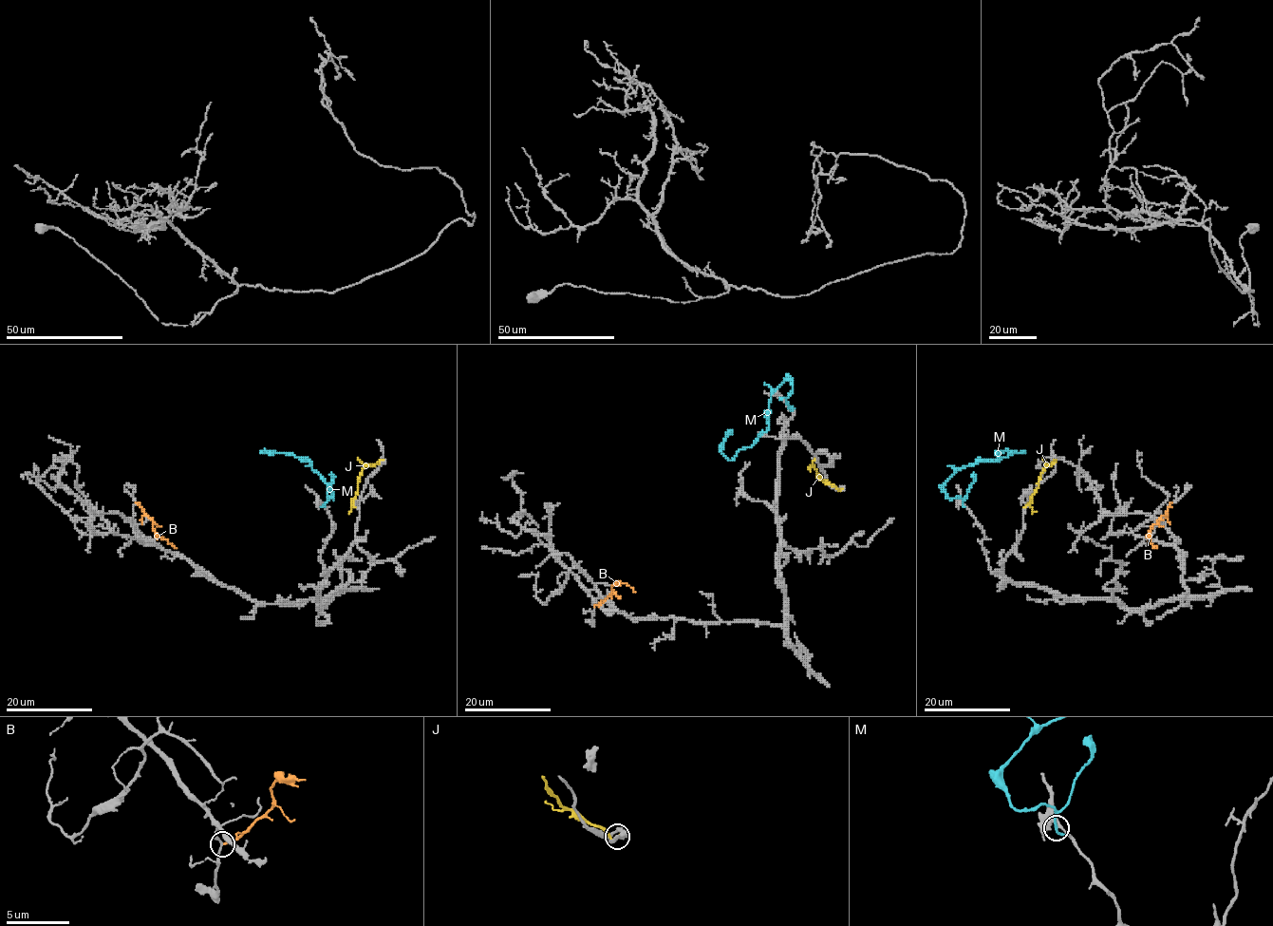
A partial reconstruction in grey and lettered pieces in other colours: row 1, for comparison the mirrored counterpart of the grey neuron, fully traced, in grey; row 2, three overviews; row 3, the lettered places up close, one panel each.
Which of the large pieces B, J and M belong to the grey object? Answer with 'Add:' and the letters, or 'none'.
Add: none

